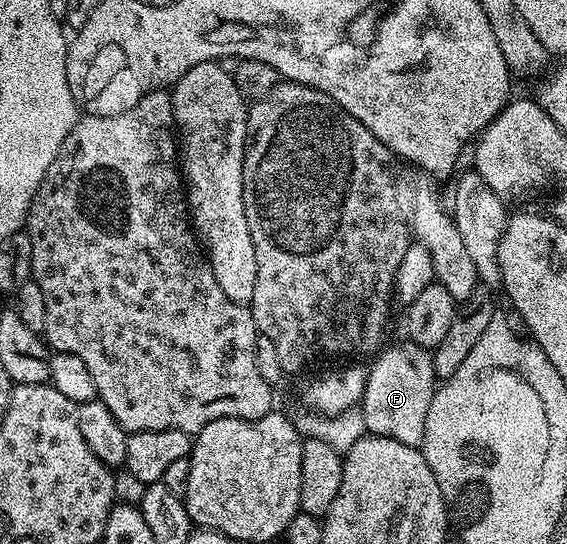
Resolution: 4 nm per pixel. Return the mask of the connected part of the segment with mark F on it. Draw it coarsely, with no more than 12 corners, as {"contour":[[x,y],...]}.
{"contour":[[402,341],[368,364],[366,432],[420,448],[439,386]]}

